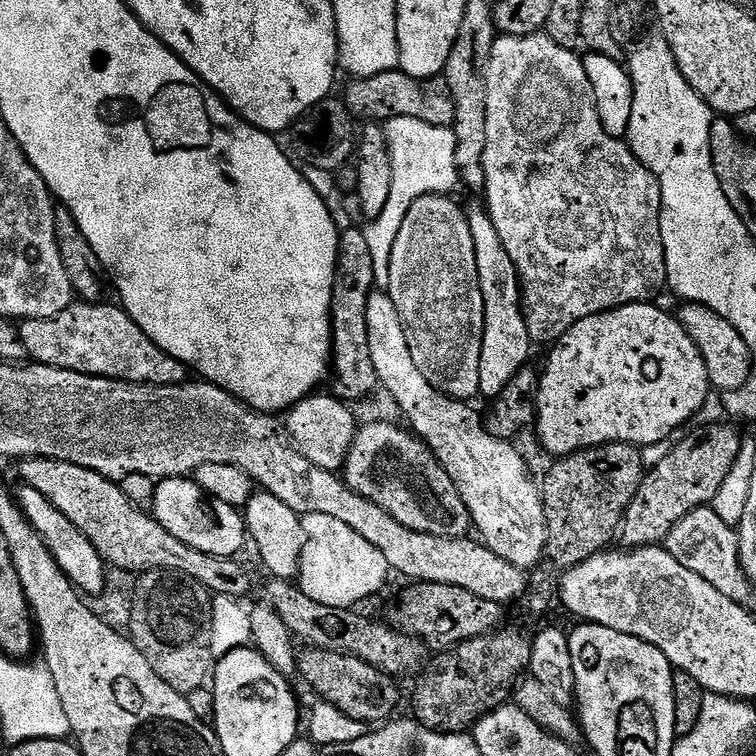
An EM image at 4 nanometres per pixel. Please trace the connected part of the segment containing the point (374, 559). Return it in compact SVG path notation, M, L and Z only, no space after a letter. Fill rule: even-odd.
M326 514L303 517L303 522L305 537L298 586L312 596L314 602L322 602L322 606L355 609L387 582L390 569L386 558L382 558L382 550L370 546L362 534L354 534L346 522L338 522L338 518Z

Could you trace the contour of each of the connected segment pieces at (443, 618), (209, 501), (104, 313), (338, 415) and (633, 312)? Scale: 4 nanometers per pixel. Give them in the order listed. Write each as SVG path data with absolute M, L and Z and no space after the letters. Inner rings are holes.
M416 582L408 587L412 588L406 589L400 596L400 609L396 612L397 618L400 619L398 627L401 632L416 636L429 645L437 644L437 649L447 650L468 639L495 632L505 623L505 609L498 602L478 598L478 594L462 590L462 586Z
M175 476L159 481L152 512L157 522L166 526L178 542L186 542L186 546L194 546L194 550L202 550L202 554L235 557L244 540L246 544L243 515L226 506L226 502L218 502L218 498L208 496L206 490L197 486L195 479Z
M76 302L54 318L23 321L19 330L25 353L37 364L74 370L87 376L125 380L131 384L174 386L189 379L187 366L146 338L123 307L108 303Z
M332 394L320 395L307 396L305 400L288 409L286 427L297 450L306 454L306 458L310 458L314 466L322 466L322 470L327 472L339 473L350 454L350 446L356 437L358 423L356 424L356 416L348 409L351 407L345 401Z
M645 302L642 304L627 304L621 308L615 308L602 314L594 314L590 318L582 318L561 340L557 340L551 345L548 361L540 375L540 390L538 400L538 410L536 411L536 423L534 432L540 435L540 444L552 455L552 458L569 456L575 452L581 452L584 448L597 448L603 444L634 444L645 446L647 444L662 442L669 439L684 423L691 421L698 409L706 402L710 394L710 381L708 379L708 367L690 334L681 326L679 319L668 312L663 312L660 308L655 308L655 303Z

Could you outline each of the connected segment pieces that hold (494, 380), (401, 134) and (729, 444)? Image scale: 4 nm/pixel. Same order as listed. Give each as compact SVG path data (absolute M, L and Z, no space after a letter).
M487 207L468 208L470 234L474 234L474 250L478 258L478 282L484 303L484 337L482 338L482 362L478 362L480 396L496 398L504 388L529 363L528 355L534 349L530 330L526 326L524 306L520 295L520 275L494 230L494 222L488 216Z
M390 120L387 121L386 131L394 166L390 202L386 202L386 210L382 210L382 214L364 228L366 243L370 245L370 258L374 258L376 288L380 290L387 289L390 282L390 254L398 239L398 230L402 230L406 210L410 210L418 198L451 193L451 188L458 184L456 133L452 128L430 126L430 122L417 120Z
M721 422L718 424L710 424L707 428L703 429L700 437L696 436L688 436L684 441L679 444L679 442L673 443L672 450L670 454L668 454L667 458L663 459L658 466L654 466L653 468L647 469L644 473L644 480L640 483L640 489L638 490L638 494L634 494L634 498L630 502L630 506L626 510L626 514L624 515L624 523L620 525L620 530L618 533L618 540L625 549L631 550L634 548L651 548L653 546L663 545L664 539L668 537L670 534L670 530L674 530L674 526L678 522L682 522L682 518L686 518L686 514L690 514L694 510L698 510L699 508L711 505L712 499L714 498L714 494L718 494L718 489L722 487L722 482L726 479L726 474L730 474L730 468L734 466L734 460L738 458L738 452L740 450L740 445L742 443L742 435L740 436L740 432L736 428L737 425L732 422Z

